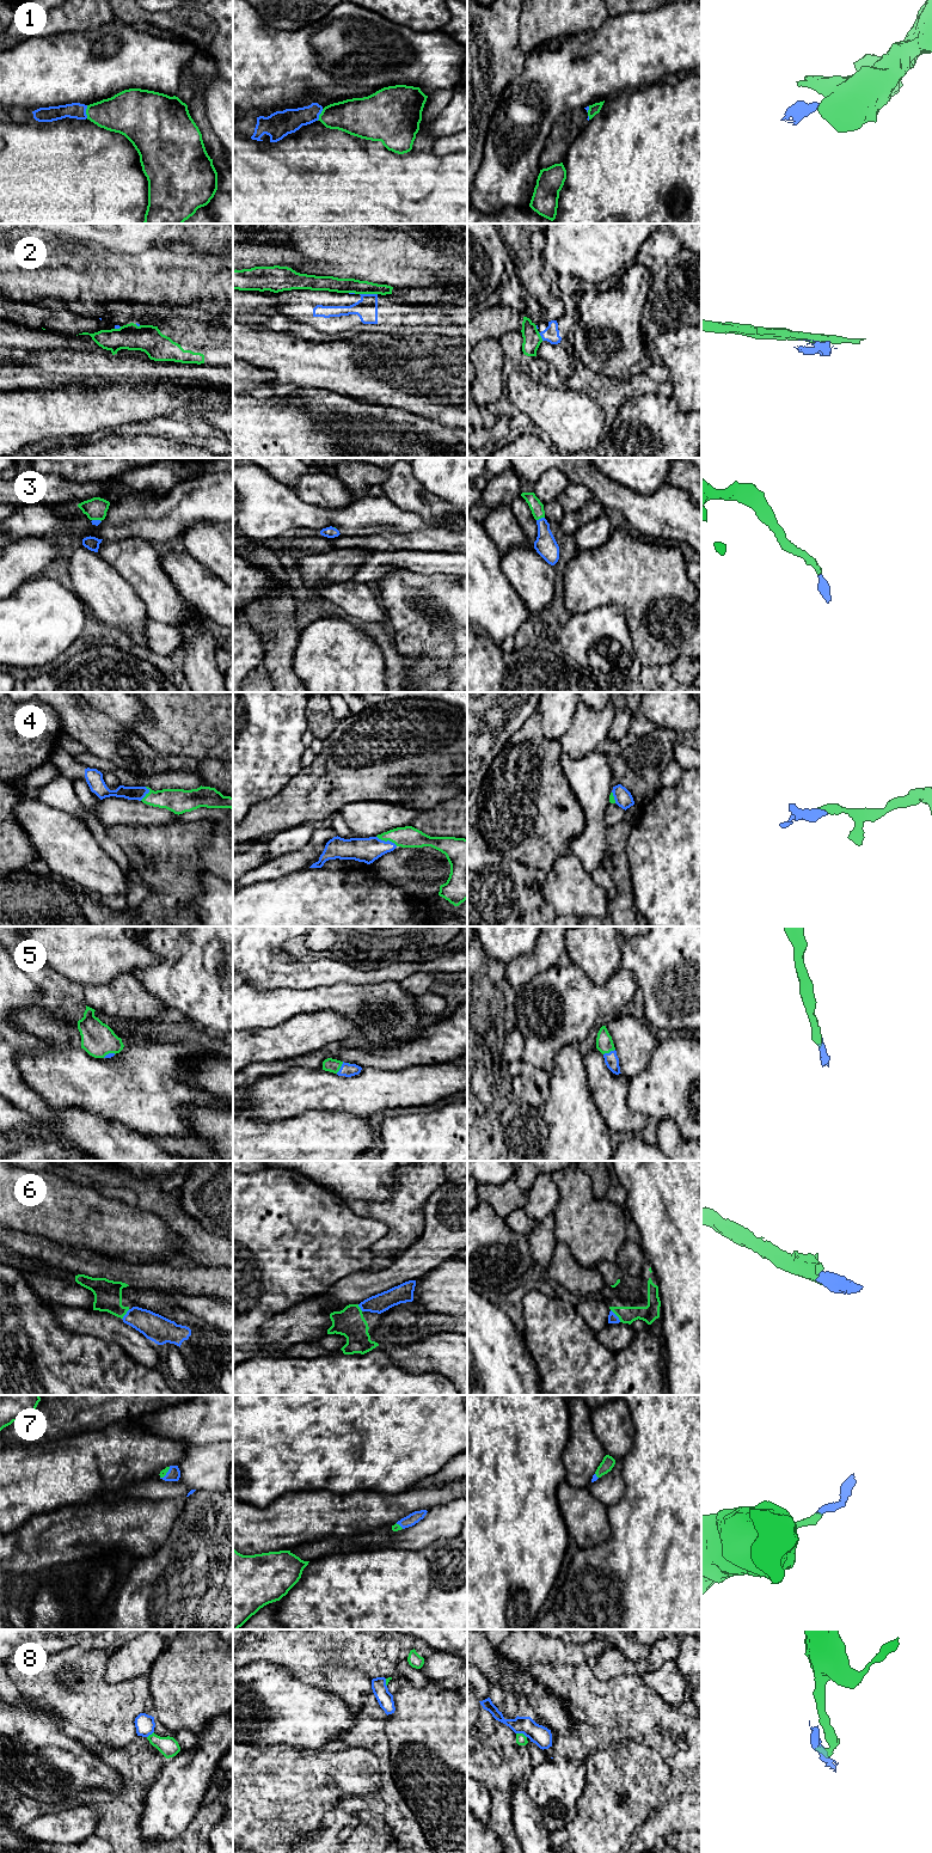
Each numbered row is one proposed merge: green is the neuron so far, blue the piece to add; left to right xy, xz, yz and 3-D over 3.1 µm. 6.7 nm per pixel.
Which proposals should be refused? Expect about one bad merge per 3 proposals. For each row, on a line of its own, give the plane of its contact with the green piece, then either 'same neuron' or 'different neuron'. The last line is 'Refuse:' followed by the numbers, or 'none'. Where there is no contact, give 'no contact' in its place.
1: contact in xy; different neuron
2: contact in xz; different neuron
3: contact in yz; same neuron
4: contact in xz; same neuron
5: contact in xz; same neuron
6: contact in yz; same neuron
7: contact in xy; same neuron
8: contact in yz; different neuron
Refuse: 1, 2, 8

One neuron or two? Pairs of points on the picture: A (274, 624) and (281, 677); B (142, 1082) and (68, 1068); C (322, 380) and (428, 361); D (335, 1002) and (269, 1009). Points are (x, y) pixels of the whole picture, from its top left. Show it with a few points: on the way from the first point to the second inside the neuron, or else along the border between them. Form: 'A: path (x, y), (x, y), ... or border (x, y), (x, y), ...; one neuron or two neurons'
A: path (280, 637), (280, 664); one neuron
B: path (124, 1082), (86, 1082); one neuron
C: path (348, 368), (402, 368); one neuron
D: path (318, 1002), (286, 1003); one neuron

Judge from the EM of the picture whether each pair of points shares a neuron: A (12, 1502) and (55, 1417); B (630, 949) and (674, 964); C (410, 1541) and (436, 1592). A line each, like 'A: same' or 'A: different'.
A: different
B: same
C: different

